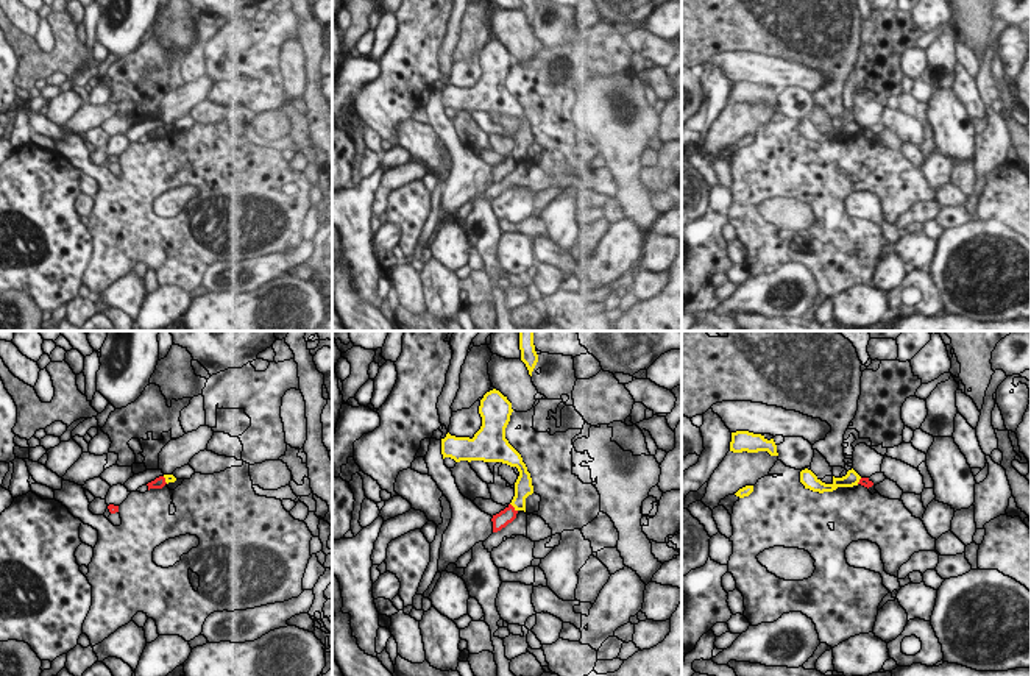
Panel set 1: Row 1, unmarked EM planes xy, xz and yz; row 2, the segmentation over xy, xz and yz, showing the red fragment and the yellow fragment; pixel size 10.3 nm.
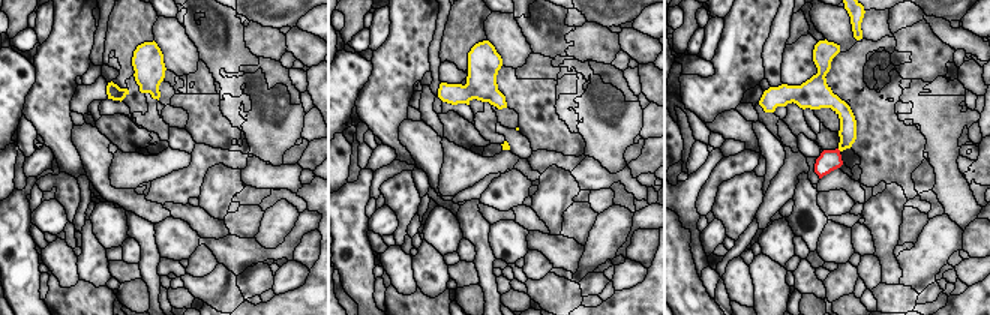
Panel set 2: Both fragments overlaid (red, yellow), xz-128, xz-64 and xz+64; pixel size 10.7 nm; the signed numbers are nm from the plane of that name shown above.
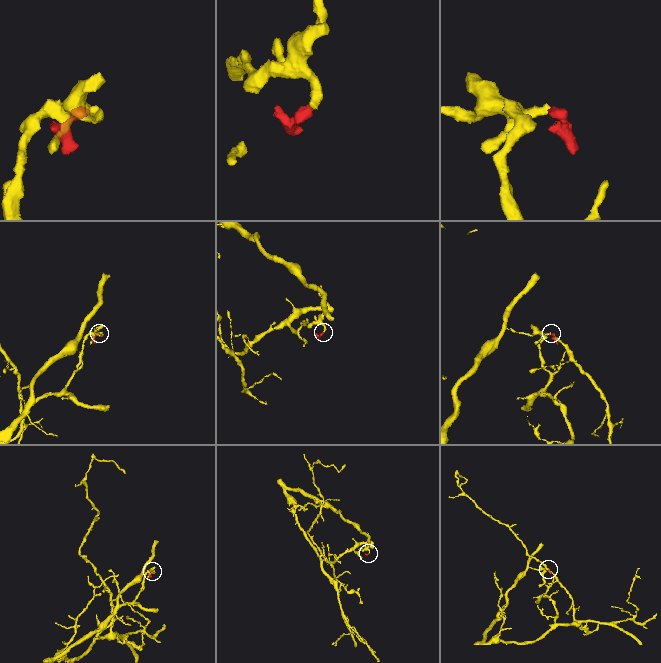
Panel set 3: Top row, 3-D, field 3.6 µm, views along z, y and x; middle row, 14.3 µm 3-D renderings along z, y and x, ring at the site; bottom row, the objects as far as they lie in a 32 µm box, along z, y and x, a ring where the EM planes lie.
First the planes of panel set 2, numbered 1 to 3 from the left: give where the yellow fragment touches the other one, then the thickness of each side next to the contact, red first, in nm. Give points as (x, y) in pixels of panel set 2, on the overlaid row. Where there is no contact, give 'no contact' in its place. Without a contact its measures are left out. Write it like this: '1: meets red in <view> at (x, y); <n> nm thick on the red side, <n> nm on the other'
1: no contact
2: no contact
3: no contact

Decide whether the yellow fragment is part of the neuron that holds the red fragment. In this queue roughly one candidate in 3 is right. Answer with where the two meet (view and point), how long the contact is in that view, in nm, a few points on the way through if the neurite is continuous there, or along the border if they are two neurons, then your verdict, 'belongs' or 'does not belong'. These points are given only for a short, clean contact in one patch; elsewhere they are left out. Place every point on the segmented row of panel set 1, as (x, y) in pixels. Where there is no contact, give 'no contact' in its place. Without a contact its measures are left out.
xz (513, 508) | 120 nm | along xz (510, 503), (517, 511) | does not belong

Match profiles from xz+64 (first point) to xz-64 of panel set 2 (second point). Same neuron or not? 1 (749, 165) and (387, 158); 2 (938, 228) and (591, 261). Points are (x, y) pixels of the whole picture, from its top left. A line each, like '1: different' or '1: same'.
1: different
2: same

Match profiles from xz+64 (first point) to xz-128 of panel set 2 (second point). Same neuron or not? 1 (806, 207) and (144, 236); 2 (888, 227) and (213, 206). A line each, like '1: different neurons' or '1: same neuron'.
1: same neuron
2: same neuron

